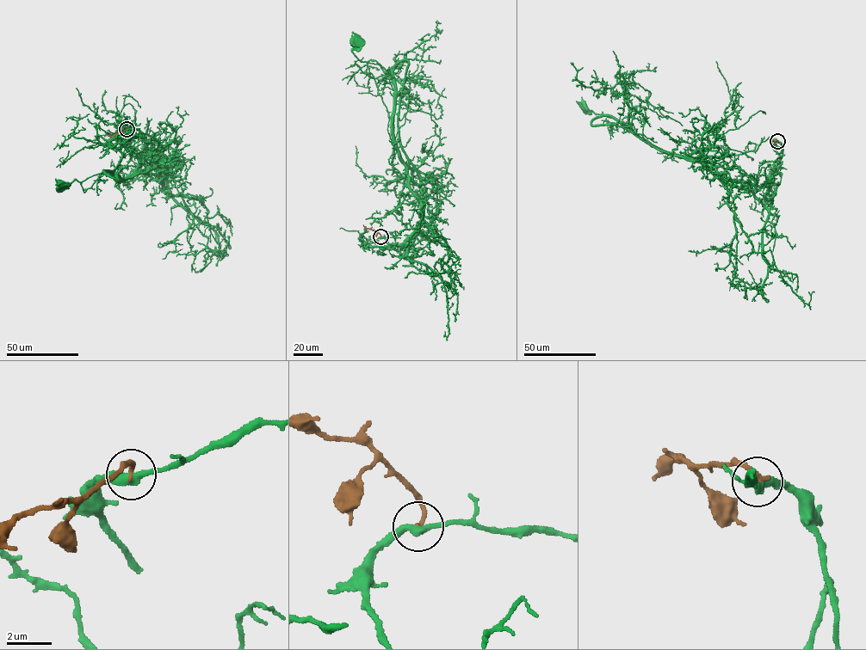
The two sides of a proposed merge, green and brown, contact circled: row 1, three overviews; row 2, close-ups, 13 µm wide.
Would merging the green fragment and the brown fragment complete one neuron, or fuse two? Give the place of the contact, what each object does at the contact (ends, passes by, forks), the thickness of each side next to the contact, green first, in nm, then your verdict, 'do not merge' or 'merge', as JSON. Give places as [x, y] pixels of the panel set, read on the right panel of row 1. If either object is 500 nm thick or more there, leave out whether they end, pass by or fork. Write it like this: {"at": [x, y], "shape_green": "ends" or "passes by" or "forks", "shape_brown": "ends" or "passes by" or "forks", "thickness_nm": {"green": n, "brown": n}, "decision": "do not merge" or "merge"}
{"at": [777, 141], "shape_green": "passes by", "shape_brown": "ends", "thickness_nm": {"green": 360, "brown": 220}, "decision": "do not merge"}

